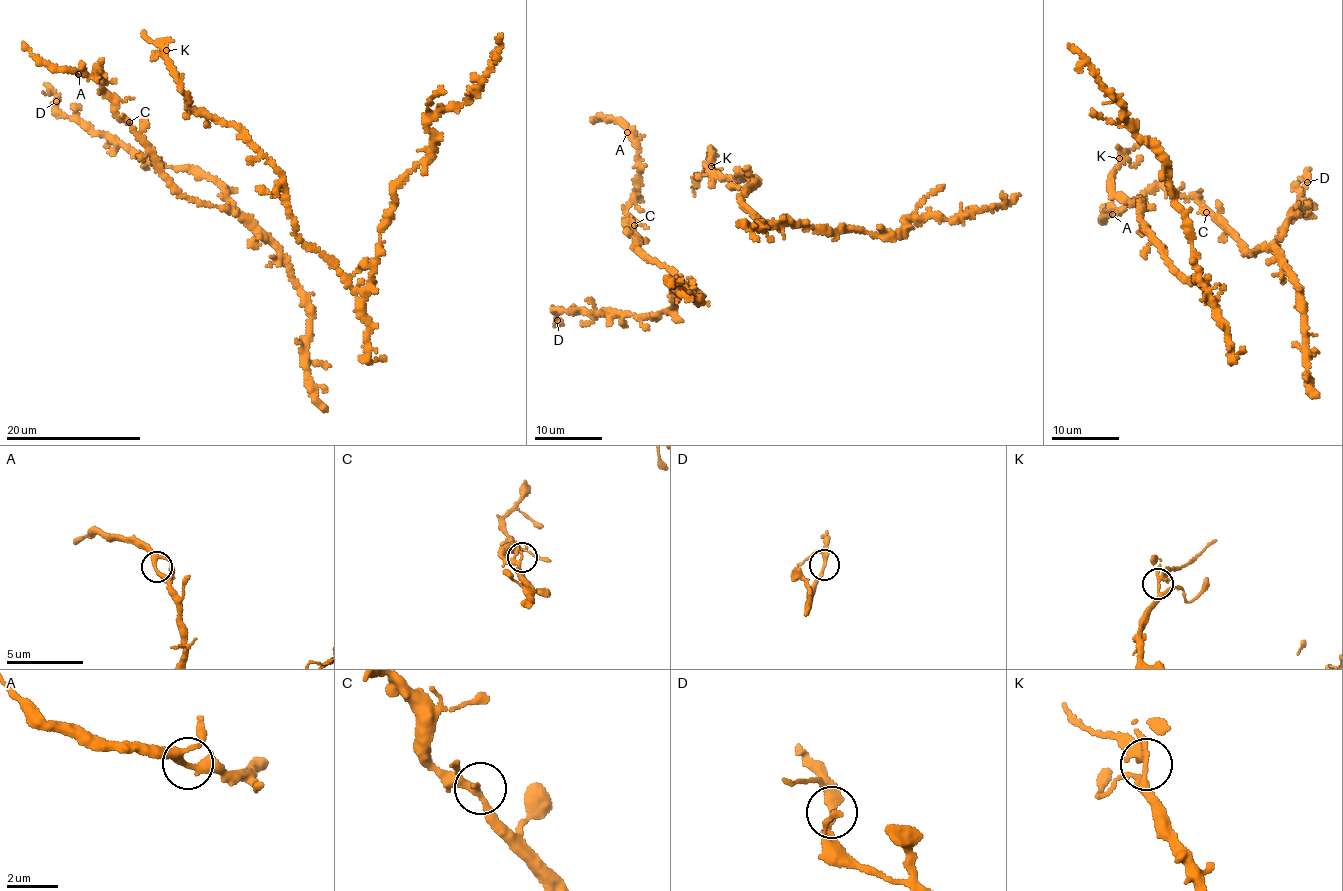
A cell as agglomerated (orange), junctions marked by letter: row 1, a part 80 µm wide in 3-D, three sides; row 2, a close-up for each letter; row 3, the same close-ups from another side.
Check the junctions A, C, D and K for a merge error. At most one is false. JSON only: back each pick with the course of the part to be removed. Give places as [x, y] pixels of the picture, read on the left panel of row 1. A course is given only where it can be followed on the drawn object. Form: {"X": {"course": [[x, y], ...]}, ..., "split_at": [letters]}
{"K": {"course": [[166, 50], [144, 32]]}, "split_at": ["K"]}

